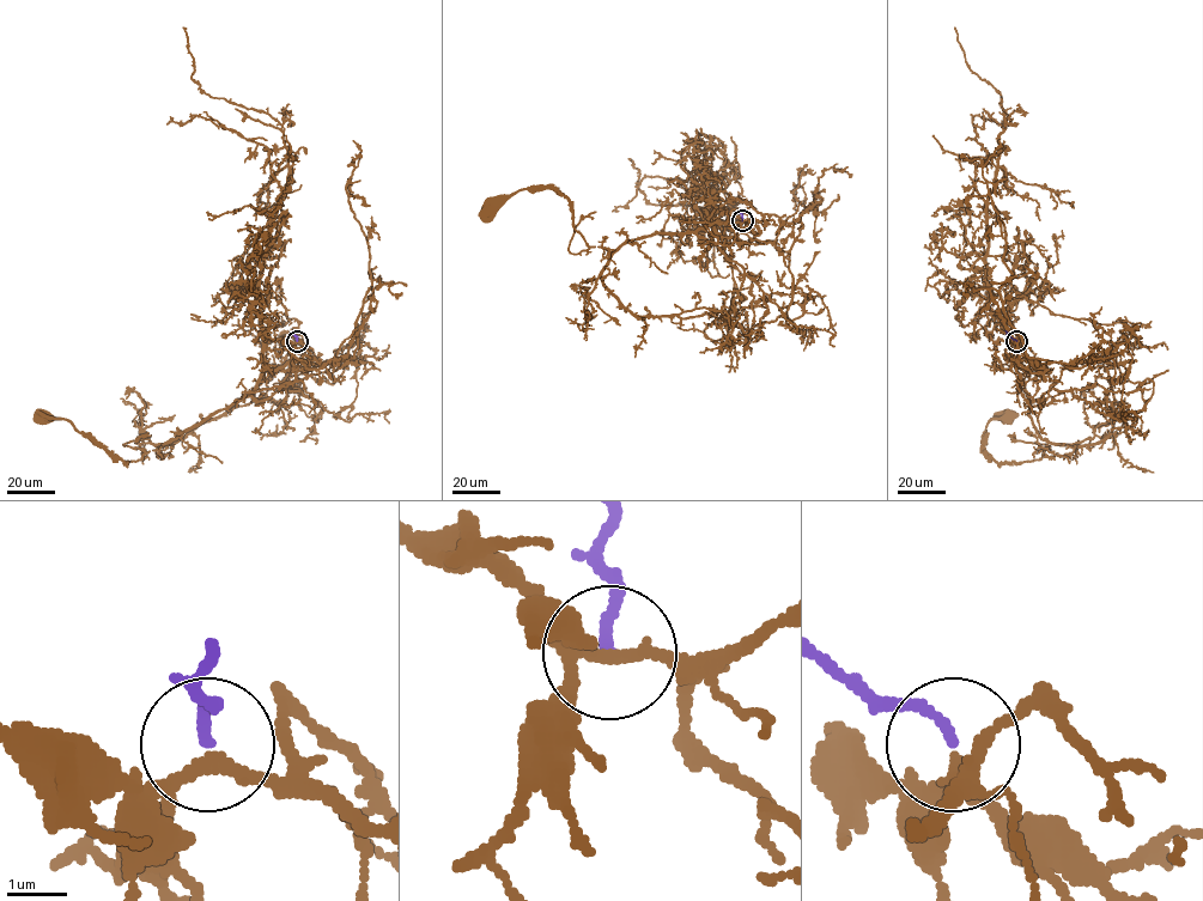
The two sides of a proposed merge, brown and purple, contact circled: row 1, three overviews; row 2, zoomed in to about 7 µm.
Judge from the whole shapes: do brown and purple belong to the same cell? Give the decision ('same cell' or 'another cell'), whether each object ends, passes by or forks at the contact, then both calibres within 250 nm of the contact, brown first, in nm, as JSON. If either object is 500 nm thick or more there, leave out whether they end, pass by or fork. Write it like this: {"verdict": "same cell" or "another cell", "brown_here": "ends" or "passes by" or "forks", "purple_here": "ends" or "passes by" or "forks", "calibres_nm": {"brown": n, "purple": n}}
{"verdict": "same cell", "brown_here": "forks", "purple_here": "ends", "calibres_nm": {"brown": 170, "purple": 170}}

